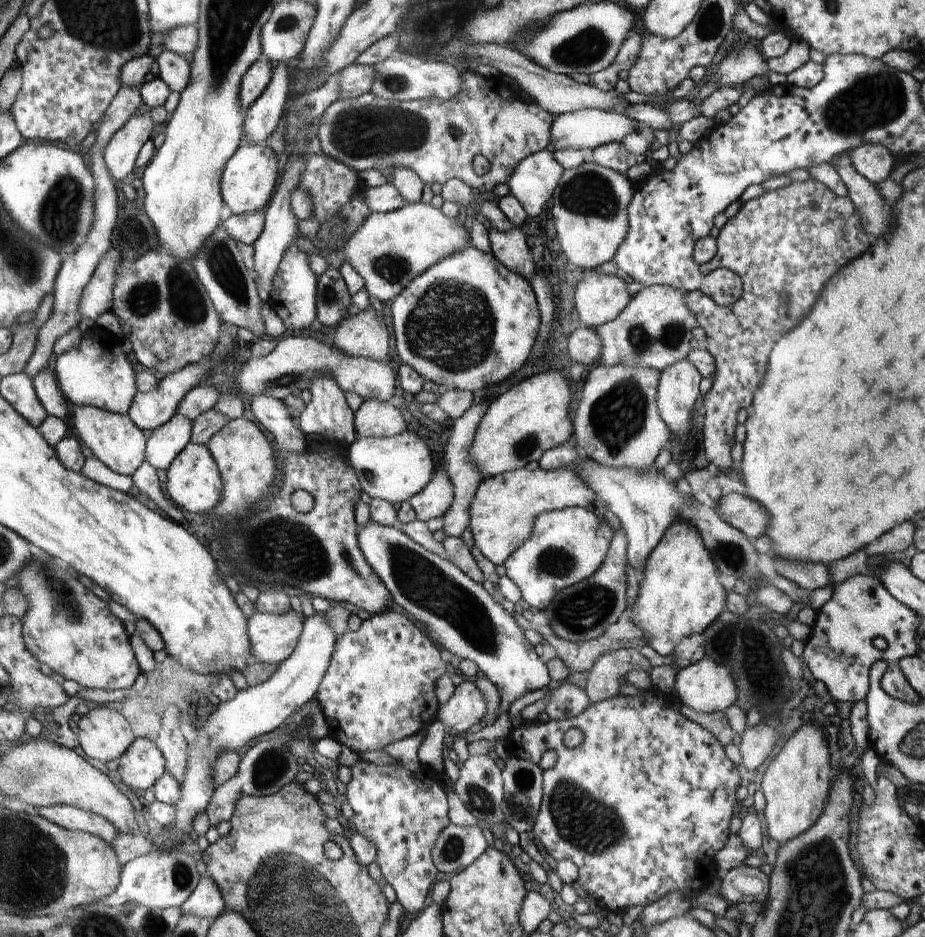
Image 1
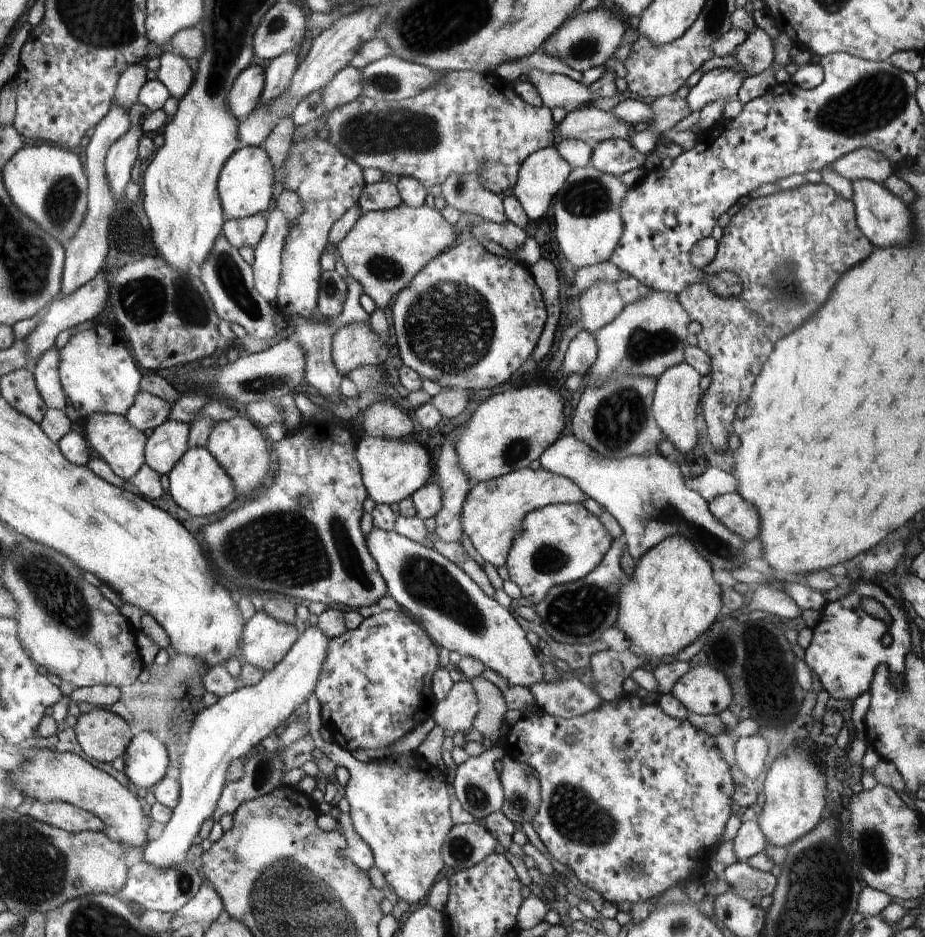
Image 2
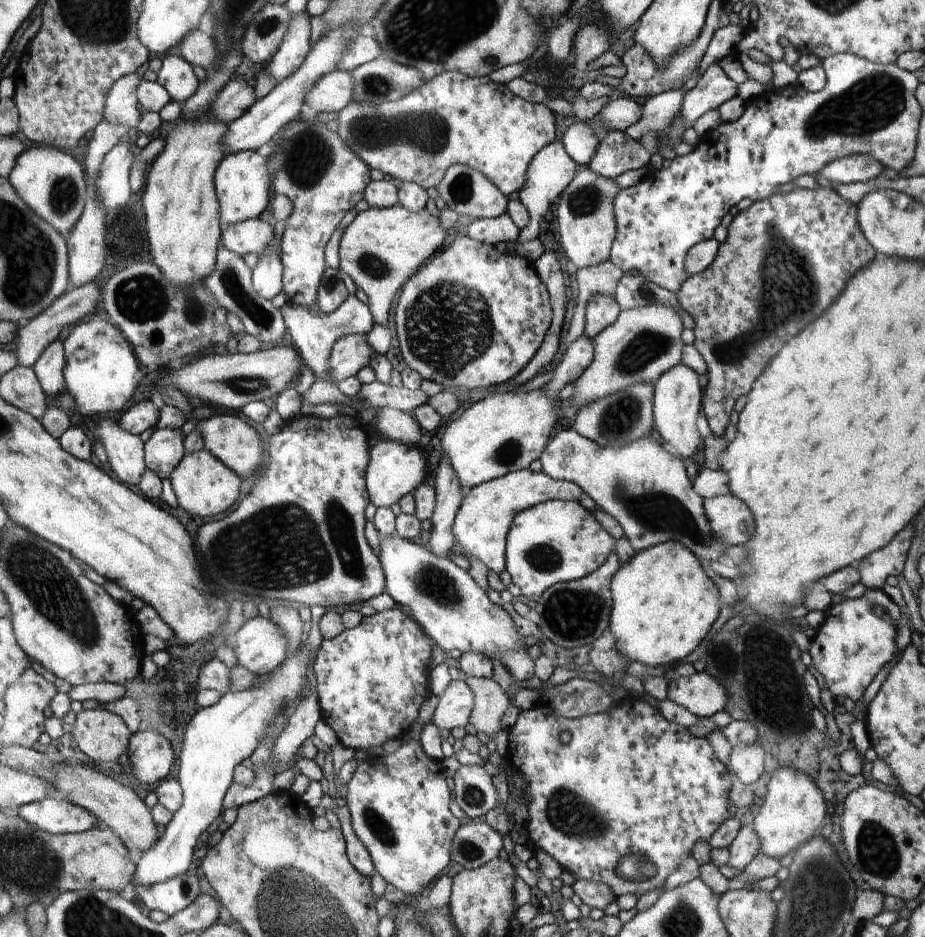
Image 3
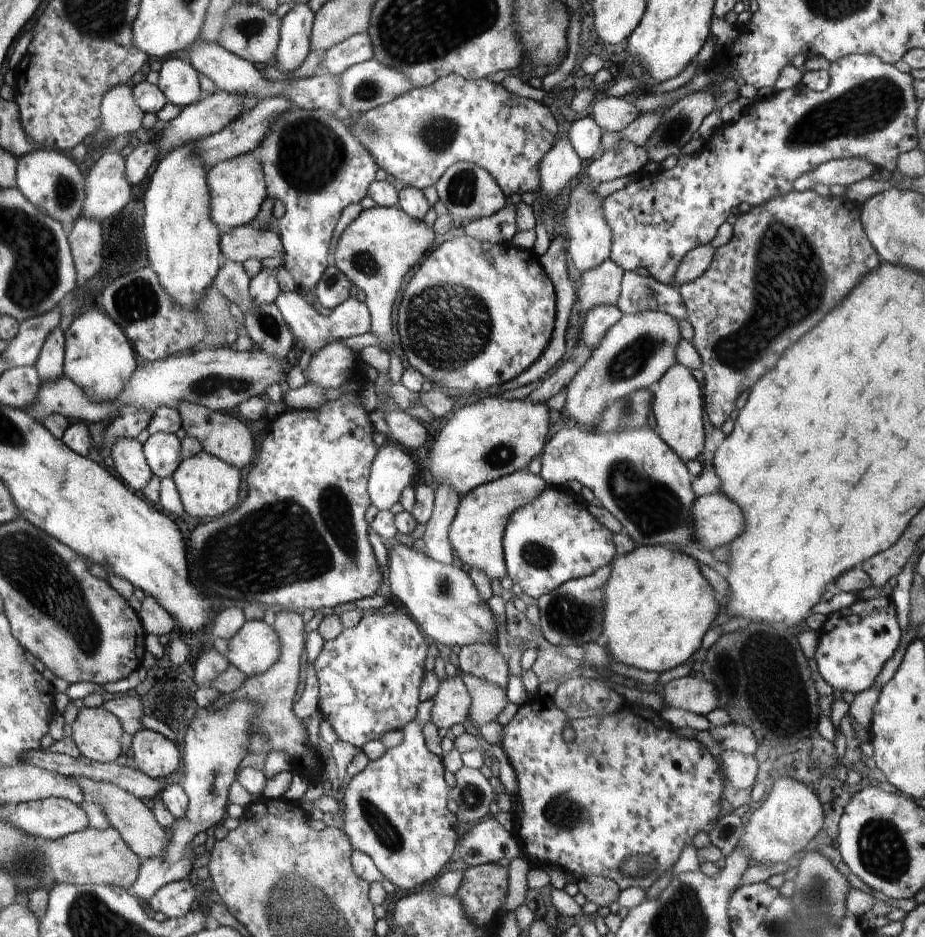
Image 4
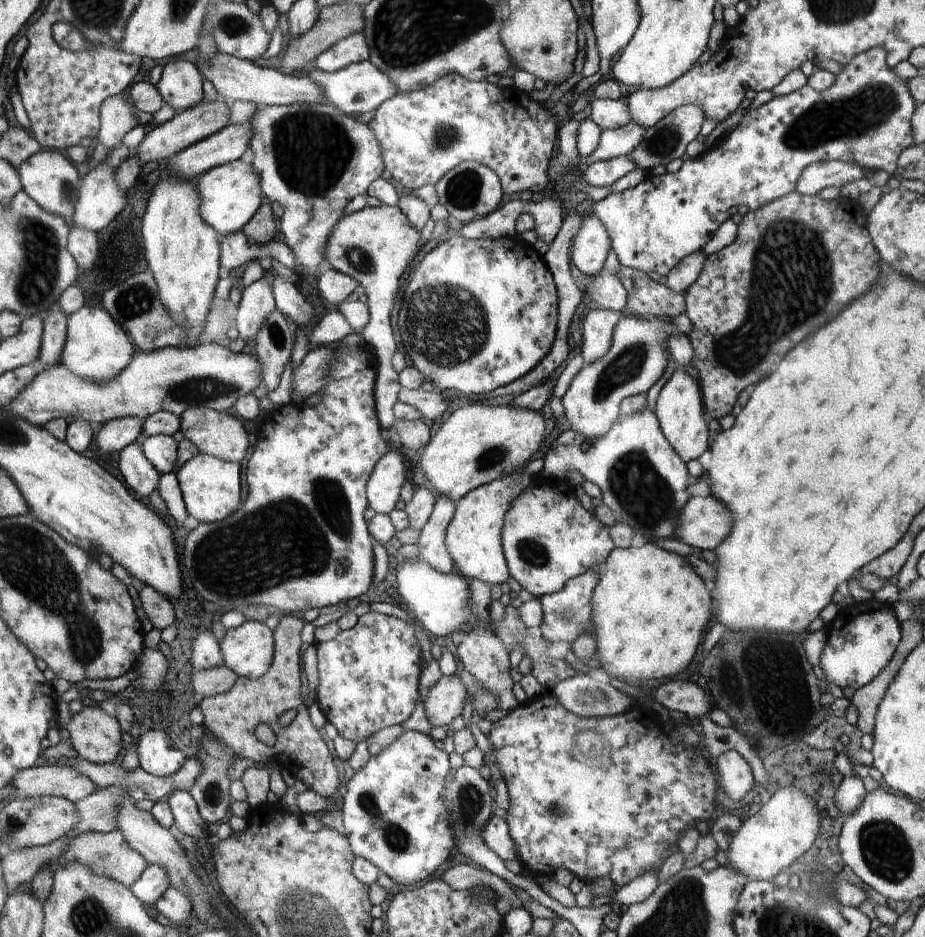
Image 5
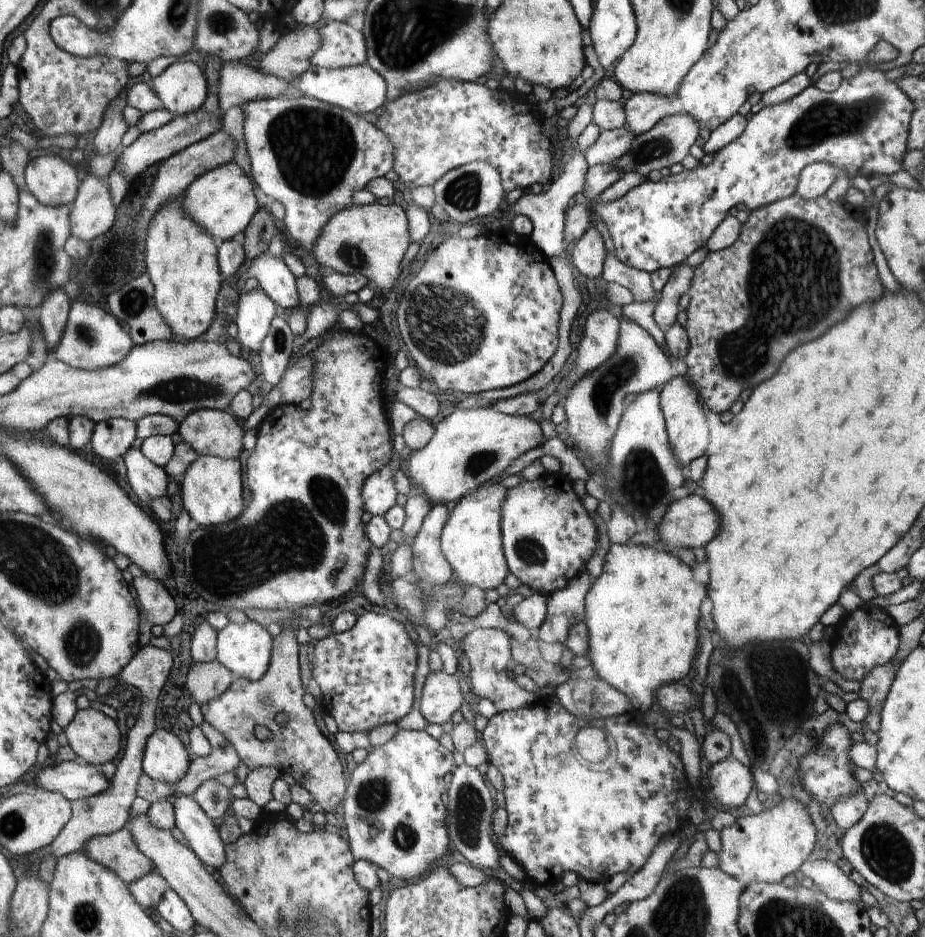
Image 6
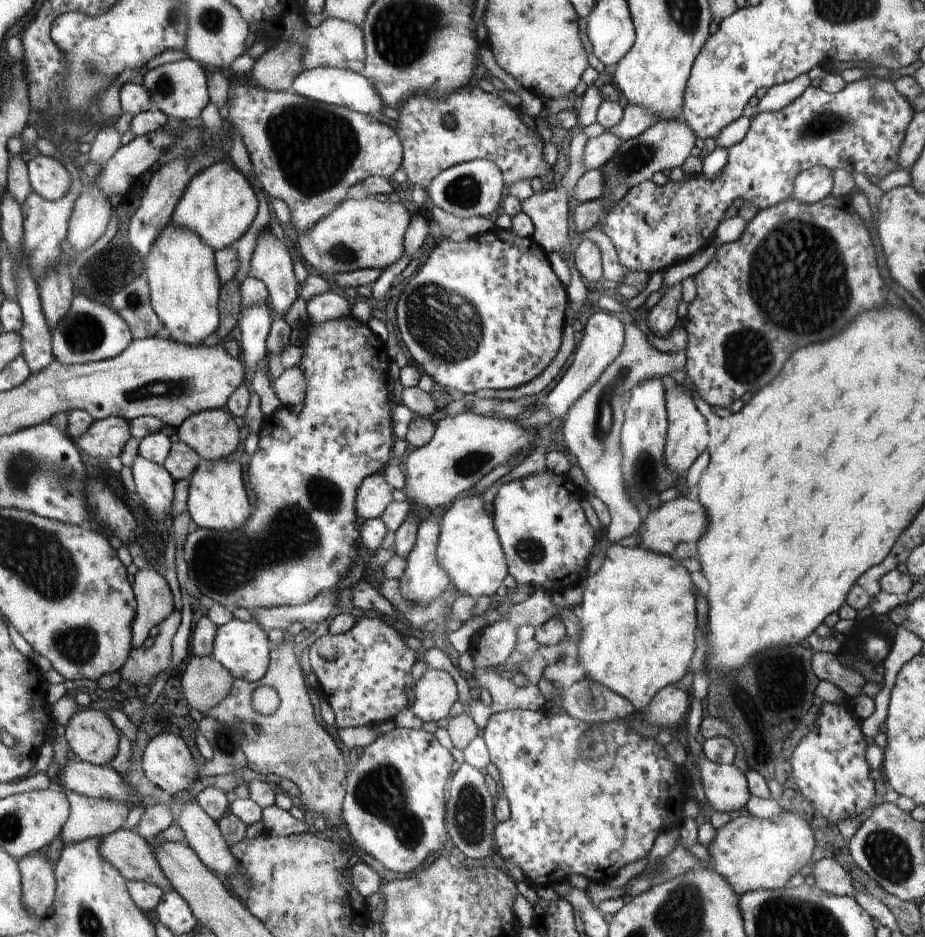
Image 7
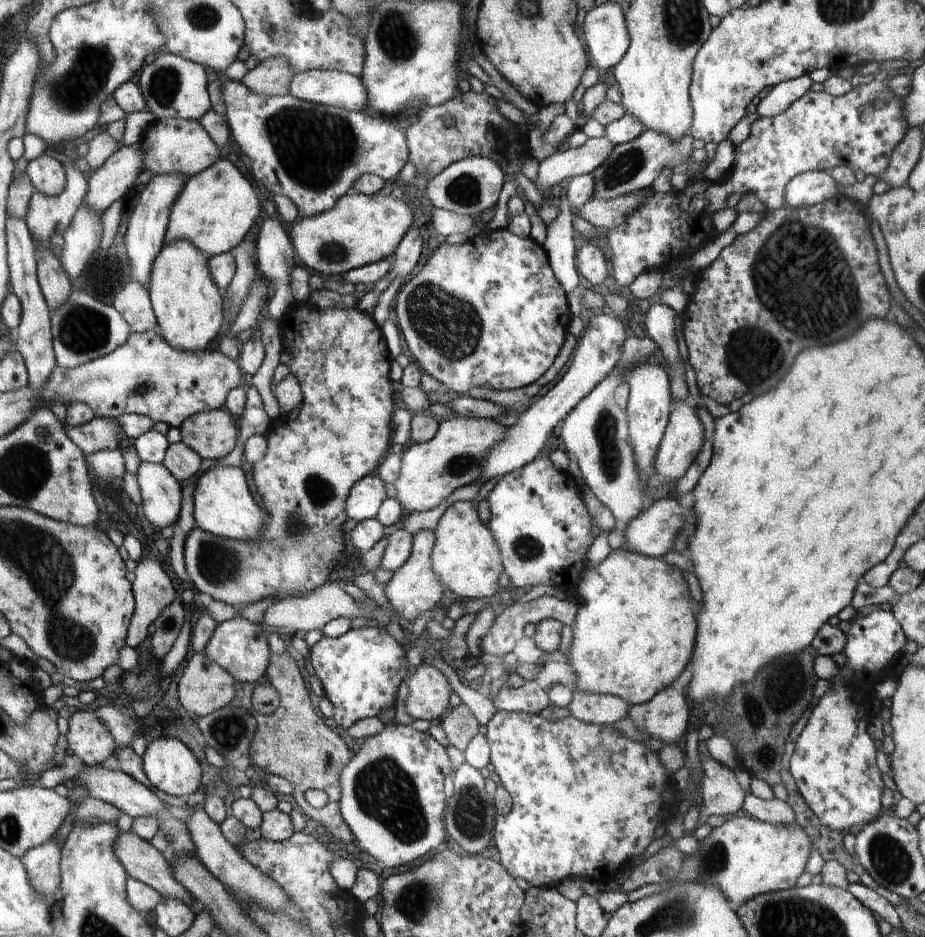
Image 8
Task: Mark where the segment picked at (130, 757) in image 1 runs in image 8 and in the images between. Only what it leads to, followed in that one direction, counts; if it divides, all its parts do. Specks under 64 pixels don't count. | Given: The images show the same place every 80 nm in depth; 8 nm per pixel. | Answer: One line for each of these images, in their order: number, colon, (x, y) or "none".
2: (146, 763)
3: (151, 756)
4: (156, 756)
5: (157, 755)
6: (165, 758)
7: (167, 762)
8: (171, 768)

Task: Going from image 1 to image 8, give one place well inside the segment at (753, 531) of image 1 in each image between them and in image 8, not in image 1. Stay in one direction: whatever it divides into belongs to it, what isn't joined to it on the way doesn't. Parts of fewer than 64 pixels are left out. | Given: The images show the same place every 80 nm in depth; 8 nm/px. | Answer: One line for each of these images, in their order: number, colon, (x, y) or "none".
2: (739, 516)
3: (732, 521)
4: (718, 520)
5: (705, 522)
6: (690, 522)
7: (681, 520)
8: (652, 532)

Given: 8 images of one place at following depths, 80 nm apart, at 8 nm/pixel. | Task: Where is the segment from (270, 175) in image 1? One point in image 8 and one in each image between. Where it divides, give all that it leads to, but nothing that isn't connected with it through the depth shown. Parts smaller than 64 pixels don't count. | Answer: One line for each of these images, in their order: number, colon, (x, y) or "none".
2: (244, 186)
3: (242, 185)
4: (237, 186)
5: (230, 194)
6: (222, 201)
7: (219, 205)
8: (216, 208)

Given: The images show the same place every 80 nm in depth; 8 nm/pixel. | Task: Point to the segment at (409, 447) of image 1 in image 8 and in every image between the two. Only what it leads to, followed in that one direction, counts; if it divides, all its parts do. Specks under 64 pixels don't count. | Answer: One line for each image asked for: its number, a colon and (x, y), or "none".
2: (392, 469)
3: (395, 469)
4: (394, 469)
5: (385, 484)
6: (380, 492)
7: (375, 494)
8: (364, 500)

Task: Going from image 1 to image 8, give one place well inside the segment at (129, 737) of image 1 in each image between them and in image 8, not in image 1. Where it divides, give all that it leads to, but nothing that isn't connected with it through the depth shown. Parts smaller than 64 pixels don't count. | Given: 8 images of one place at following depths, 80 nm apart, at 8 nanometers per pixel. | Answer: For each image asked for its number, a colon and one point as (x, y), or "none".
2: (103, 736)
3: (103, 736)
4: (96, 733)
5: (96, 736)
6: (95, 738)
7: (92, 737)
8: (88, 739)

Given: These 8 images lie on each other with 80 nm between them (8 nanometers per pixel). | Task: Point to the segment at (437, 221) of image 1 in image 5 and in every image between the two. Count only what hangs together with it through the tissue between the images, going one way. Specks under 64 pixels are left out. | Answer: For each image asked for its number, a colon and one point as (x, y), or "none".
2: (384, 250)
3: (382, 248)
4: (376, 250)
5: (374, 246)

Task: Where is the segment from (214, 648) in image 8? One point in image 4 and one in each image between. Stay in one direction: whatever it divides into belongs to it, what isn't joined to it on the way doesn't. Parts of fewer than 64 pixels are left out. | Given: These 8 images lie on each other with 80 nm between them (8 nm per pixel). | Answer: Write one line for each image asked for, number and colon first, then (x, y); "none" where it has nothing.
4: (256, 647)
5: (248, 650)
6: (246, 649)
7: (242, 648)

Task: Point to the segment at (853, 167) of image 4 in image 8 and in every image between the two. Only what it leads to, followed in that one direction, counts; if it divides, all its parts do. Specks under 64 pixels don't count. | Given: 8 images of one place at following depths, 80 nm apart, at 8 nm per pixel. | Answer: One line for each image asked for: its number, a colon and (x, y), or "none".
5: (815, 177)
6: (815, 178)
7: (811, 185)
8: (812, 187)

